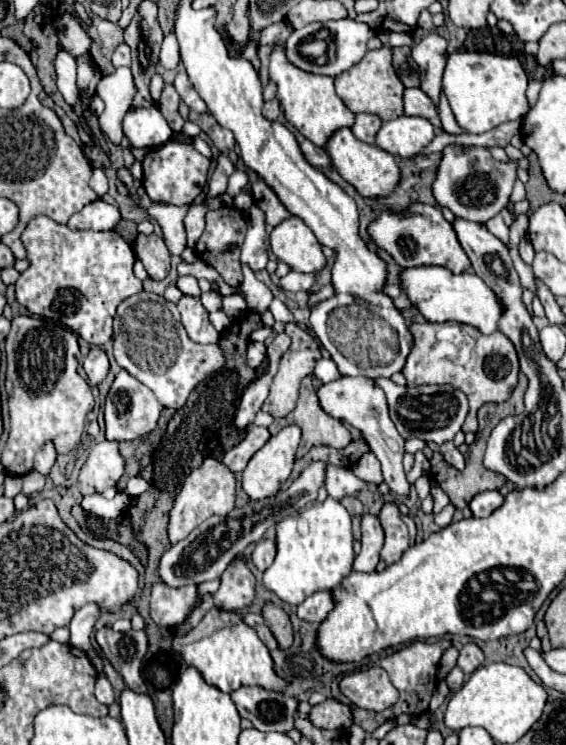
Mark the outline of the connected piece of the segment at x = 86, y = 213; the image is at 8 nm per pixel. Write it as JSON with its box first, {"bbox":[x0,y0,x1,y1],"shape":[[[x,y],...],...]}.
{"bbox":[69,199,121,231],"shape":[[[97,199],[89,205],[85,205],[79,213],[75,213],[69,219],[71,229],[91,229],[91,231],[109,231],[113,229],[121,219],[121,213],[117,207]]]}

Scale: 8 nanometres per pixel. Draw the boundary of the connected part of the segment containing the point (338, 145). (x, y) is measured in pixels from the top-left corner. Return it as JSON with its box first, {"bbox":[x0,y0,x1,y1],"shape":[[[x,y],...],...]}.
{"bbox":[325,129,401,197],"shape":[[[339,129],[329,139],[325,151],[331,155],[331,161],[333,161],[335,169],[339,171],[339,175],[347,183],[351,183],[363,197],[387,197],[399,185],[401,171],[399,171],[395,157],[377,145],[367,145],[367,143],[359,141],[351,129]]]}

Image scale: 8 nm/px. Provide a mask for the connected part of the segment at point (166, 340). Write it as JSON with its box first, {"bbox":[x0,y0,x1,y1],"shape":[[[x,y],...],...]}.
{"bbox":[113,291,227,409],"shape":[[[139,291],[117,307],[113,319],[113,351],[115,361],[137,381],[147,385],[165,407],[179,409],[191,391],[207,377],[219,373],[227,357],[217,343],[201,345],[187,337],[181,327],[179,311],[163,295]]]}

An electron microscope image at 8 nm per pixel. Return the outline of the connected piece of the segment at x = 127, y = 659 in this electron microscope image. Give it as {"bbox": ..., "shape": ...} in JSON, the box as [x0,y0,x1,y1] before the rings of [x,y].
{"bbox":[96,628,147,693],"shape":[[[101,628],[96,632],[100,653],[119,671],[125,685],[138,693],[146,693],[147,685],[143,677],[147,635],[145,631],[129,629],[127,633],[115,633],[111,628]]]}

